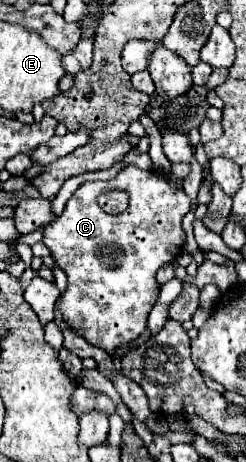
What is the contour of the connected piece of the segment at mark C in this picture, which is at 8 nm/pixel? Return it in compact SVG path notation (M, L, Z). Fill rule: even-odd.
M126 166L112 180L94 180L80 184L78 190L66 202L62 216L58 216L58 220L44 228L44 244L52 252L54 262L68 276L68 286L56 302L64 322L68 322L70 328L80 332L80 336L88 344L106 352L114 352L118 346L136 340L146 330L148 312L158 298L158 284L154 280L156 270L164 264L174 262L174 258L180 254L186 240L186 234L182 230L182 218L190 210L192 200L184 194L184 190L170 186L168 180L156 170L140 170L136 166ZM114 188L126 190L130 196L126 212L118 216L106 214L96 202L100 192Z

